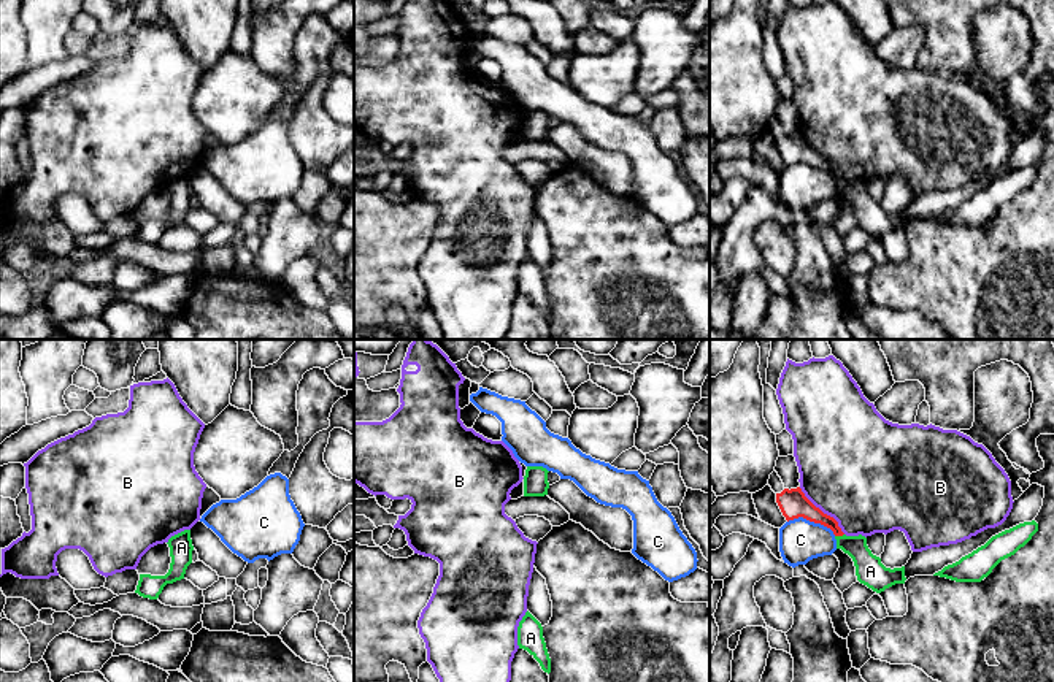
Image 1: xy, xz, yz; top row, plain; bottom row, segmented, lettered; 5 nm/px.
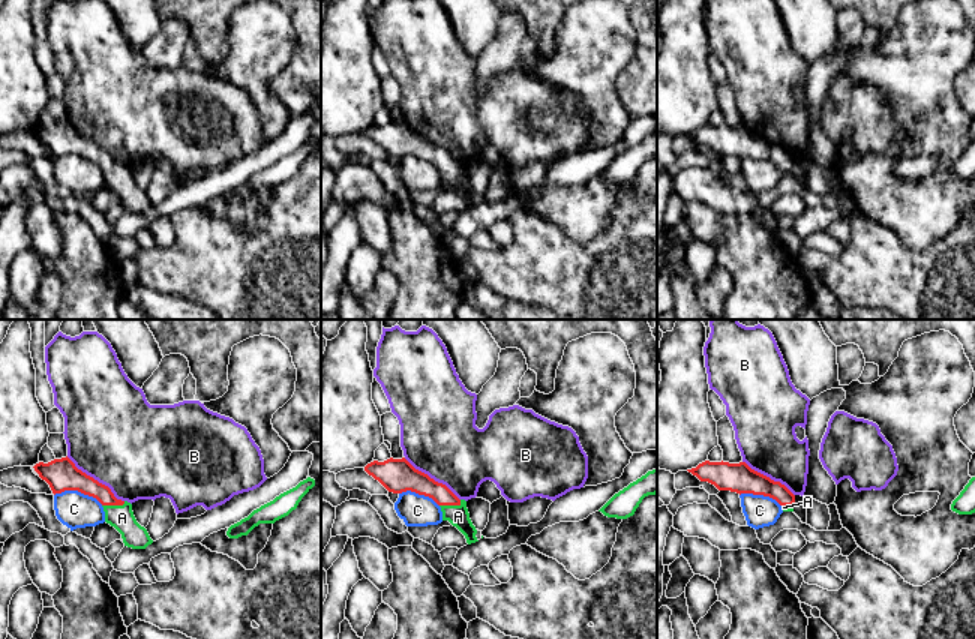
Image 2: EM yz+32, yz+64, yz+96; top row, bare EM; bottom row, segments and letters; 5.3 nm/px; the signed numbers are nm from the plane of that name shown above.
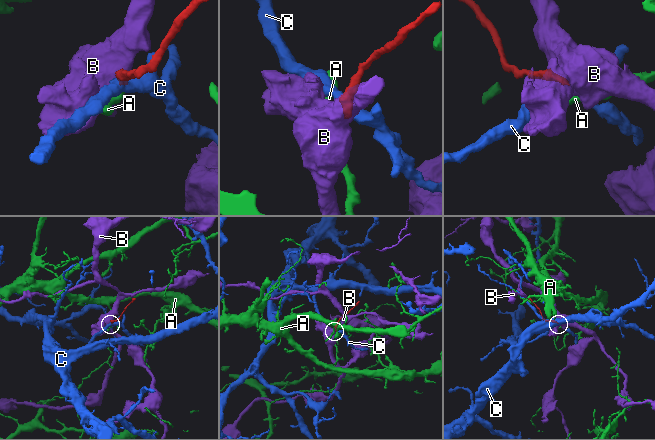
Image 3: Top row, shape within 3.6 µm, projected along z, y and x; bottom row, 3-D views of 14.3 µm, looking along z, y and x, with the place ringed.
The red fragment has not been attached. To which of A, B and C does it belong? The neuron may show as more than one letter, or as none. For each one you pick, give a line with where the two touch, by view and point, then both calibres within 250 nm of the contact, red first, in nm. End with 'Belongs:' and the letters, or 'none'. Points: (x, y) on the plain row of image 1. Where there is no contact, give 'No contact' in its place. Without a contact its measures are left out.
A: Touches red at yz (838, 180). Thickness 110 nm (red) against 150 nm
Belongs: A

